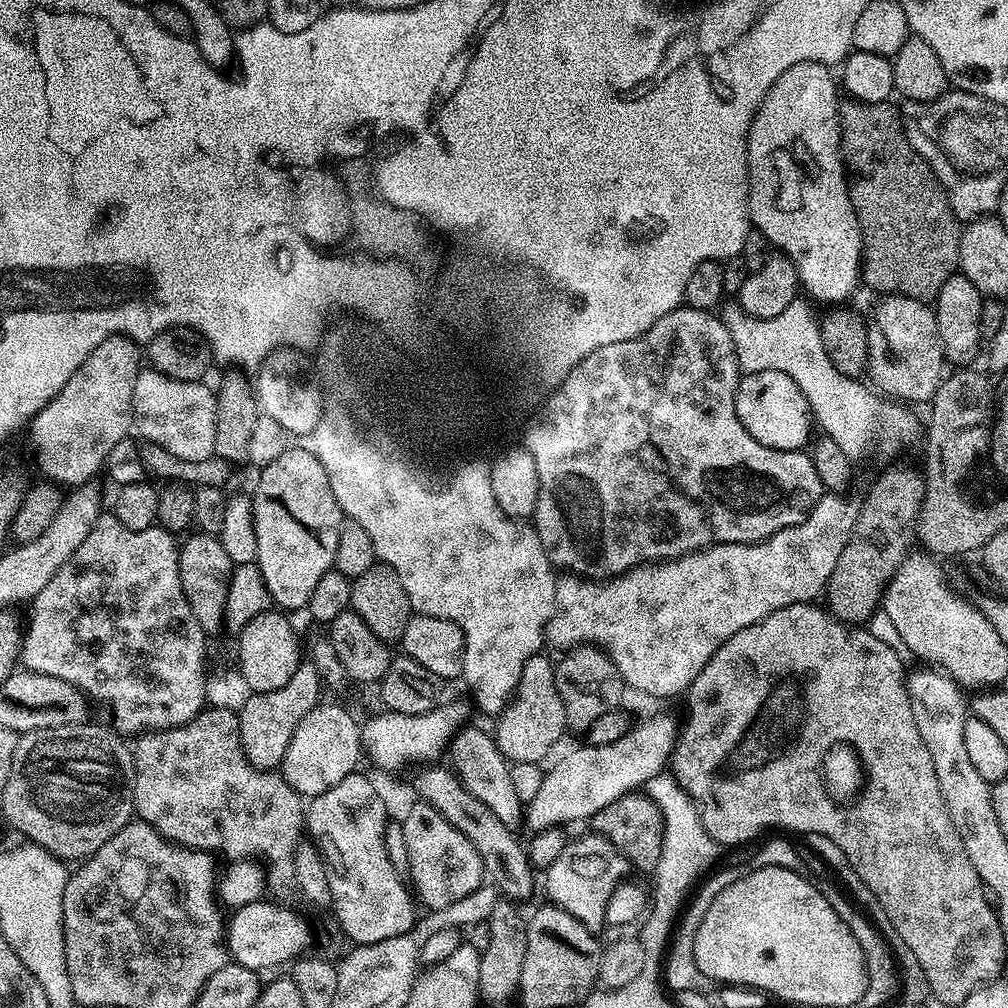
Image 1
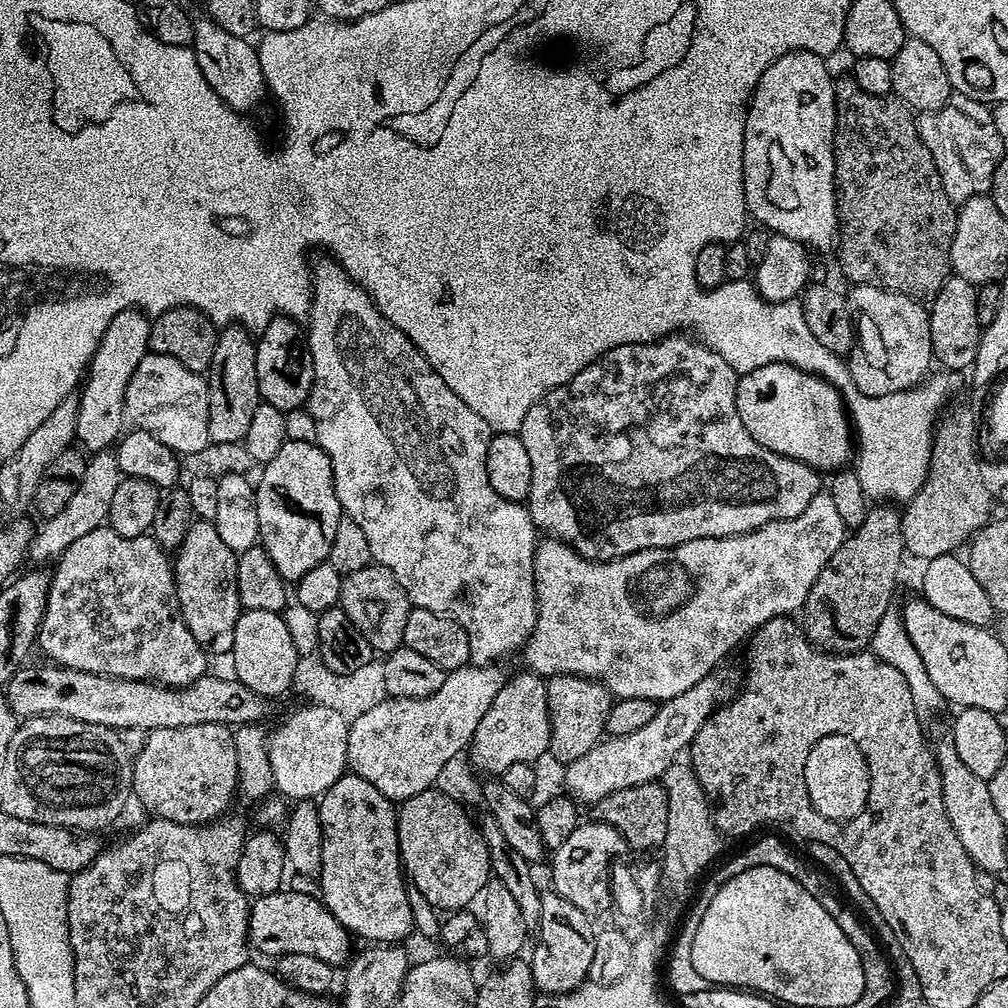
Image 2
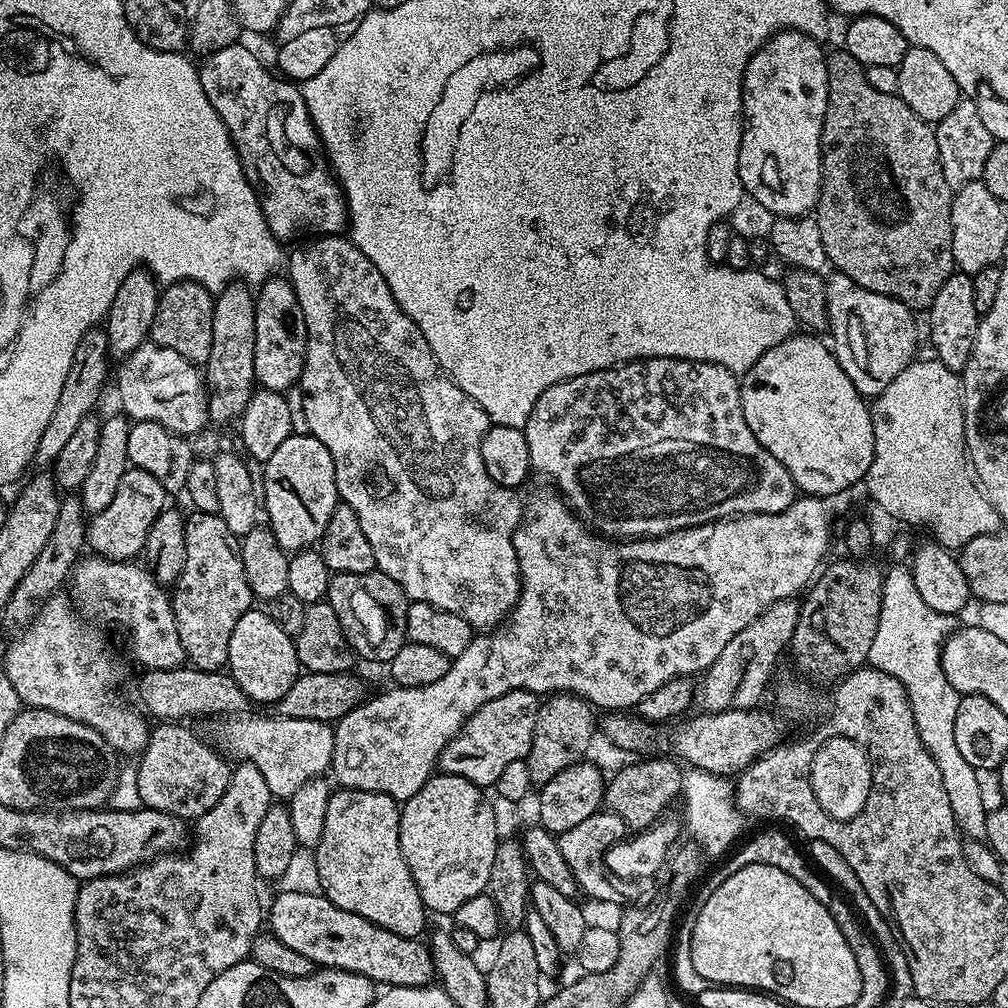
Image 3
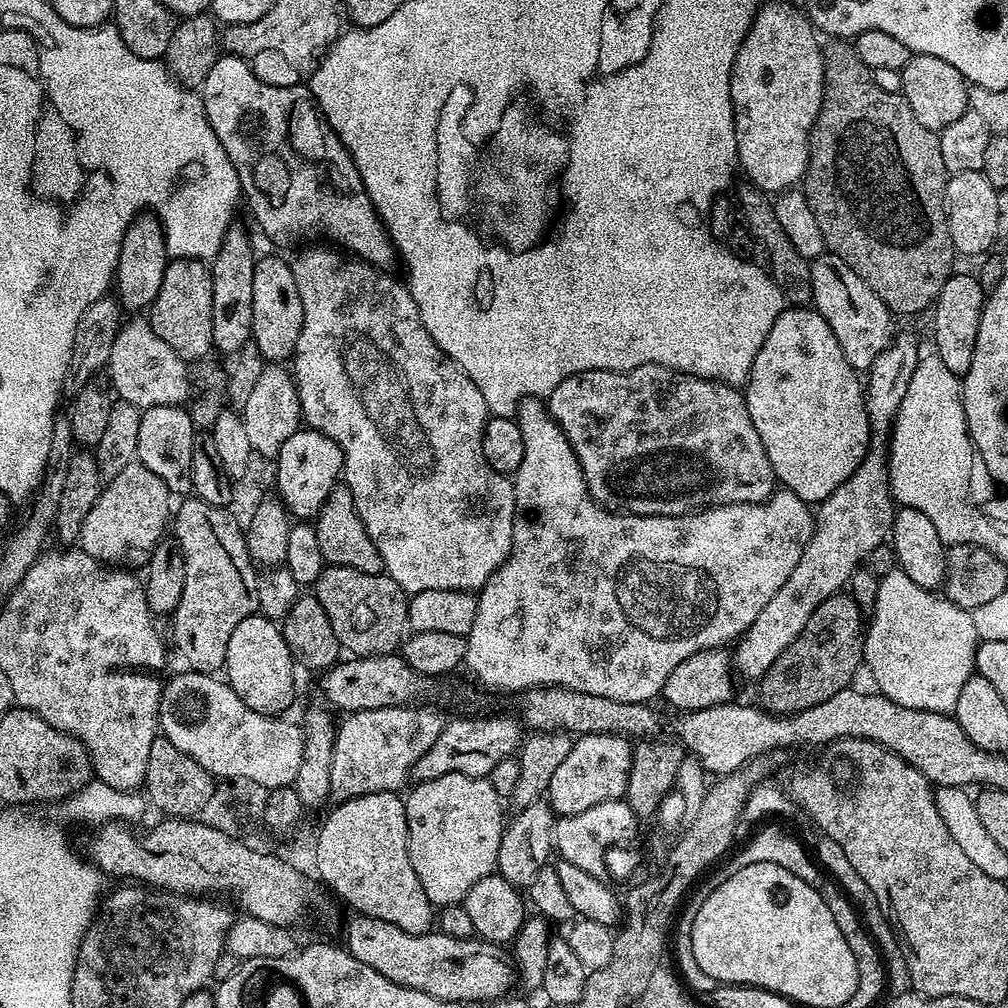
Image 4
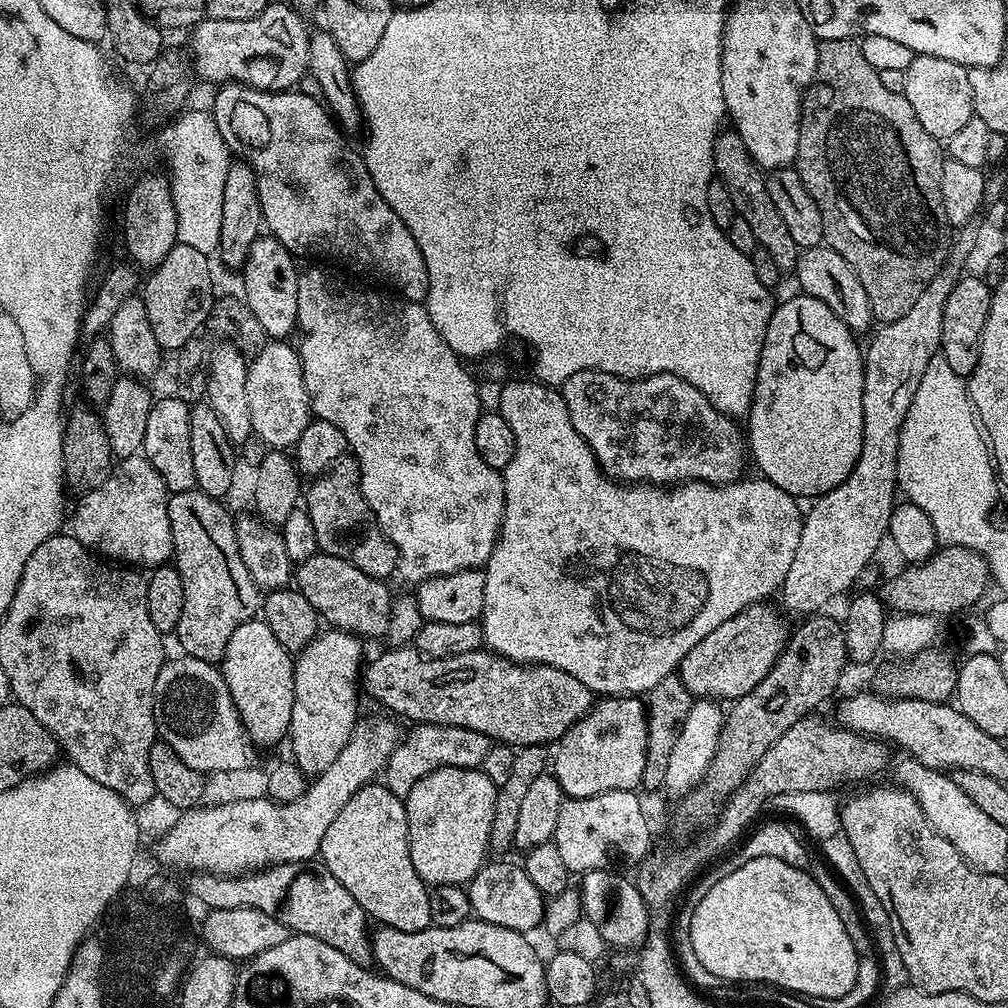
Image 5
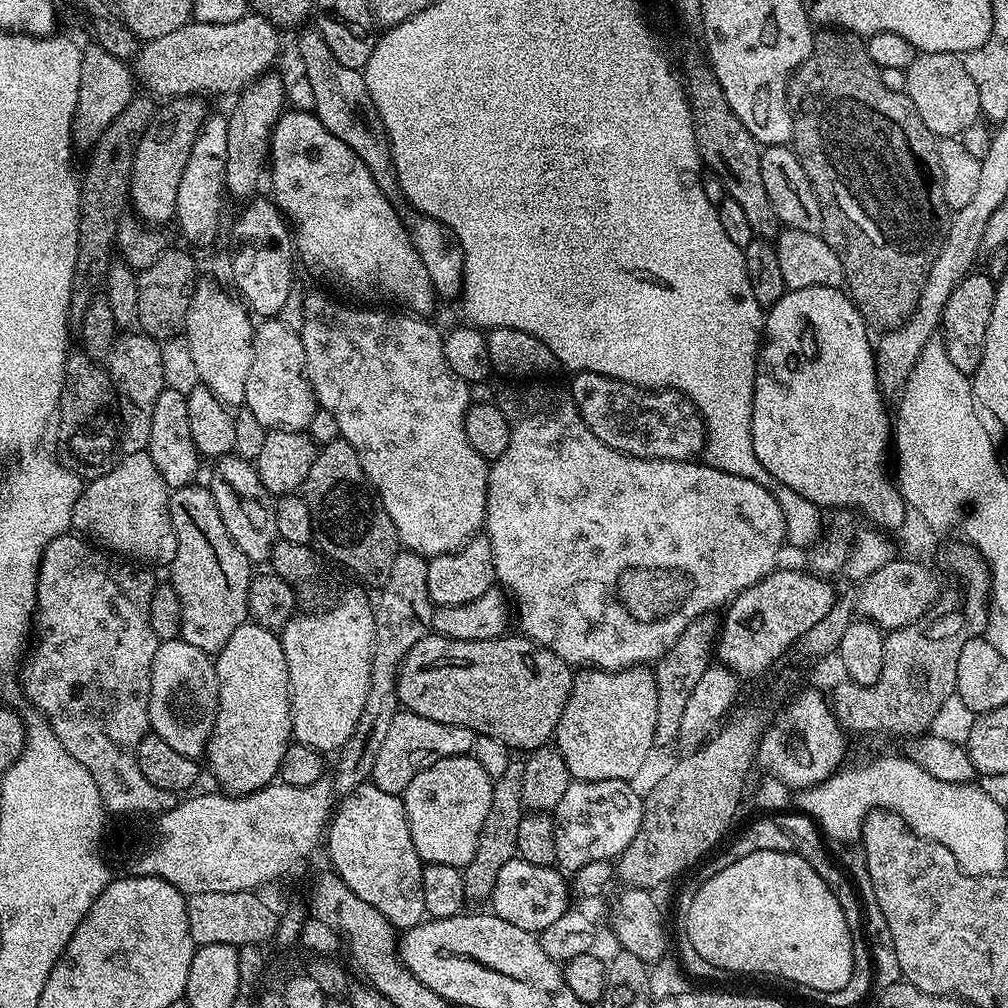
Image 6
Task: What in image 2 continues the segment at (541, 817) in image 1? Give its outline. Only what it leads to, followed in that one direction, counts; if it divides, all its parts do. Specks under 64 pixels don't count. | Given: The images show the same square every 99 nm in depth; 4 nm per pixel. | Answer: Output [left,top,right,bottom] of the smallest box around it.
[564,674,734,806]

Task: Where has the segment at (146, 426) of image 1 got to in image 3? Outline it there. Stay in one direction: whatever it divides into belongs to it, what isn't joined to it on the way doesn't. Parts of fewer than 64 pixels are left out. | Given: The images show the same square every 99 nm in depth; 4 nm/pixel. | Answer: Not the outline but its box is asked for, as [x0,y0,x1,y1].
[115,342,209,438]

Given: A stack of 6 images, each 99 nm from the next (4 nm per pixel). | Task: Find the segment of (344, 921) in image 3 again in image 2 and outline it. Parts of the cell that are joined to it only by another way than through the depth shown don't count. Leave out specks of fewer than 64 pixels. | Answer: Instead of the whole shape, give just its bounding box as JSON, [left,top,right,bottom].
[248,890,354,966]

